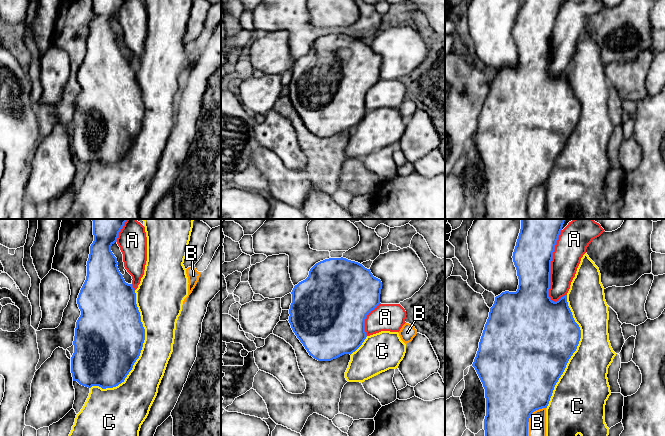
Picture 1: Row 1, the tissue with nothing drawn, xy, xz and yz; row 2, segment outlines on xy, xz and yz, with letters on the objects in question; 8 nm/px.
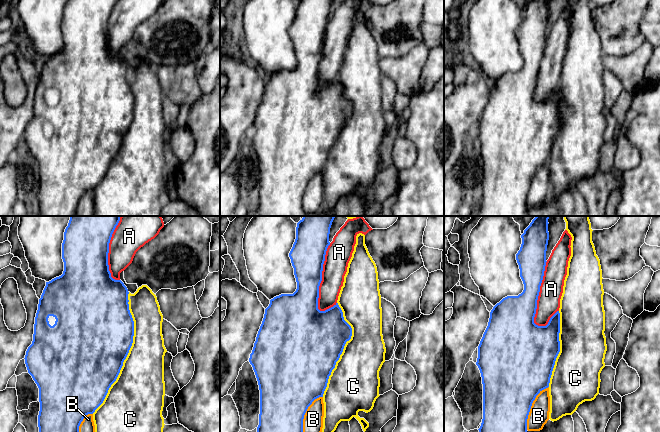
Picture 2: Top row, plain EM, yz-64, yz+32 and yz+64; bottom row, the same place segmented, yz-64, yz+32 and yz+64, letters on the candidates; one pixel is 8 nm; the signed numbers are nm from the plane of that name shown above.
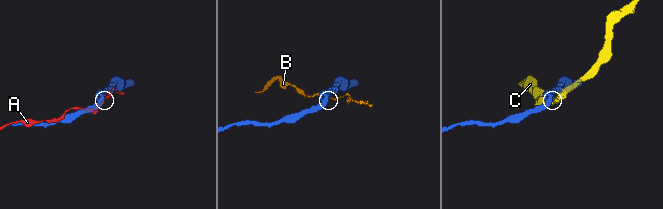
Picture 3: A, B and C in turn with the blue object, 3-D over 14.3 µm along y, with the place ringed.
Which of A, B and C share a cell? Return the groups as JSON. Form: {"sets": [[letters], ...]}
{"sets": [["A"], ["B"], ["C"]]}

